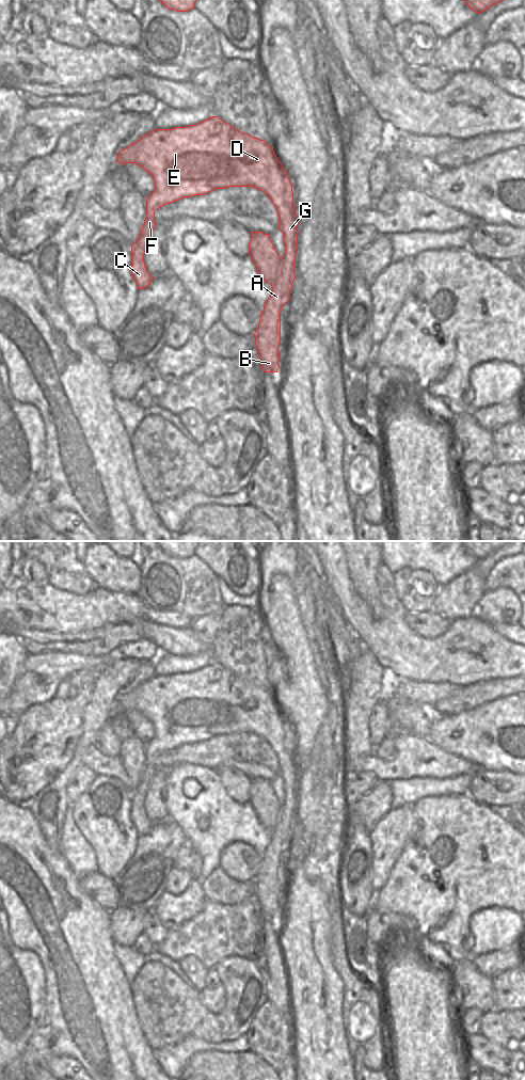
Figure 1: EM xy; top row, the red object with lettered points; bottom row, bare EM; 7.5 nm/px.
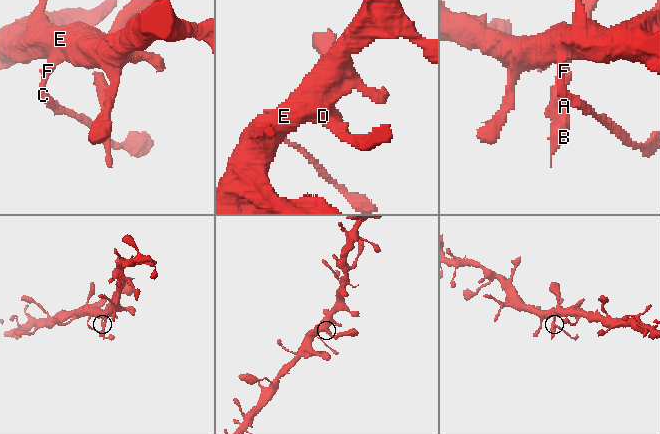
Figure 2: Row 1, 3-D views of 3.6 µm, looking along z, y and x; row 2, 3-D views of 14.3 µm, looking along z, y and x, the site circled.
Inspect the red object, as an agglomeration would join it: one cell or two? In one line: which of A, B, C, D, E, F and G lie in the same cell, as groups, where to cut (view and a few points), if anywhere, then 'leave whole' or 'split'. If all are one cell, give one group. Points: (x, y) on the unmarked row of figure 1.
A B / C D E F G | xy (284, 785), (288, 793), (296, 794) | split

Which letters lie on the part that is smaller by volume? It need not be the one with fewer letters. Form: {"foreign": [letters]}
{"foreign": ["A", "B"]}

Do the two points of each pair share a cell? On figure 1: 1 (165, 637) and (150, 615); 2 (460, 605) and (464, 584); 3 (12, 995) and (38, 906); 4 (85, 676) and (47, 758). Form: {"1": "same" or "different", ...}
{"1": "different", "2": "same", "3": "different", "4": "same"}

